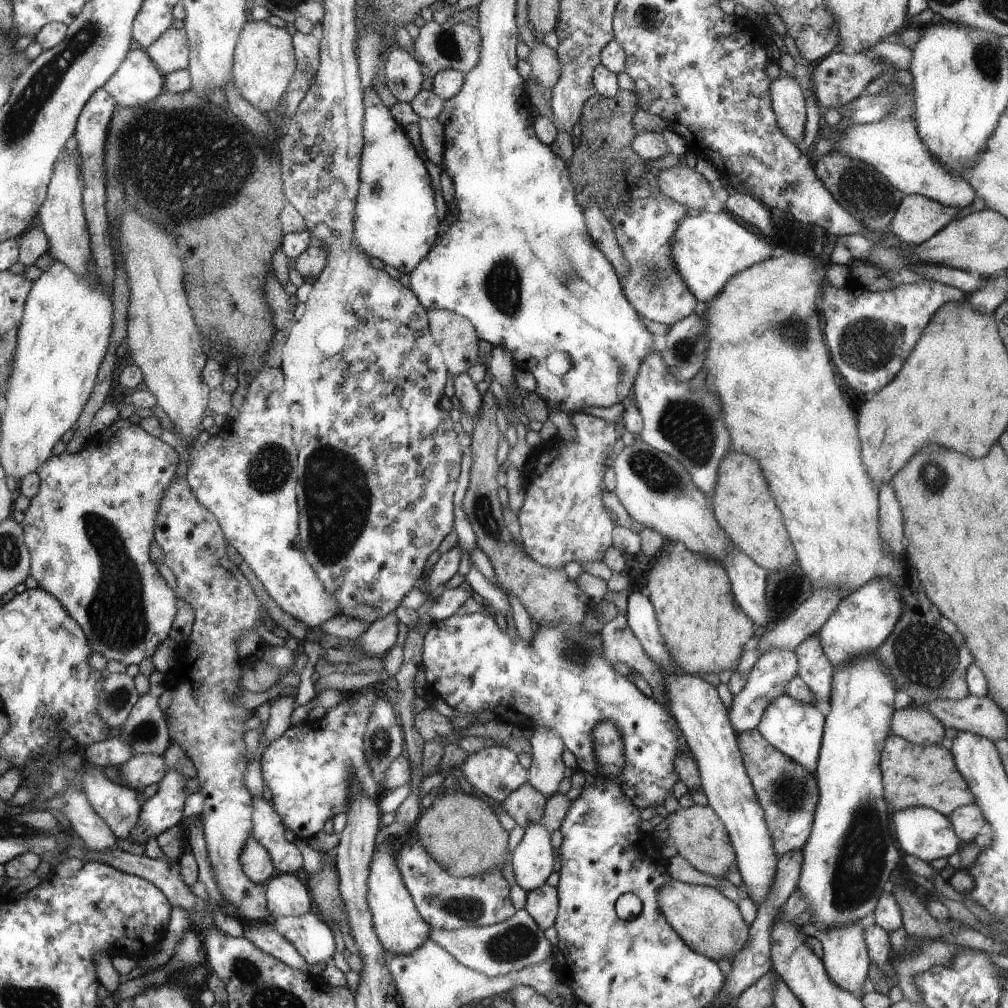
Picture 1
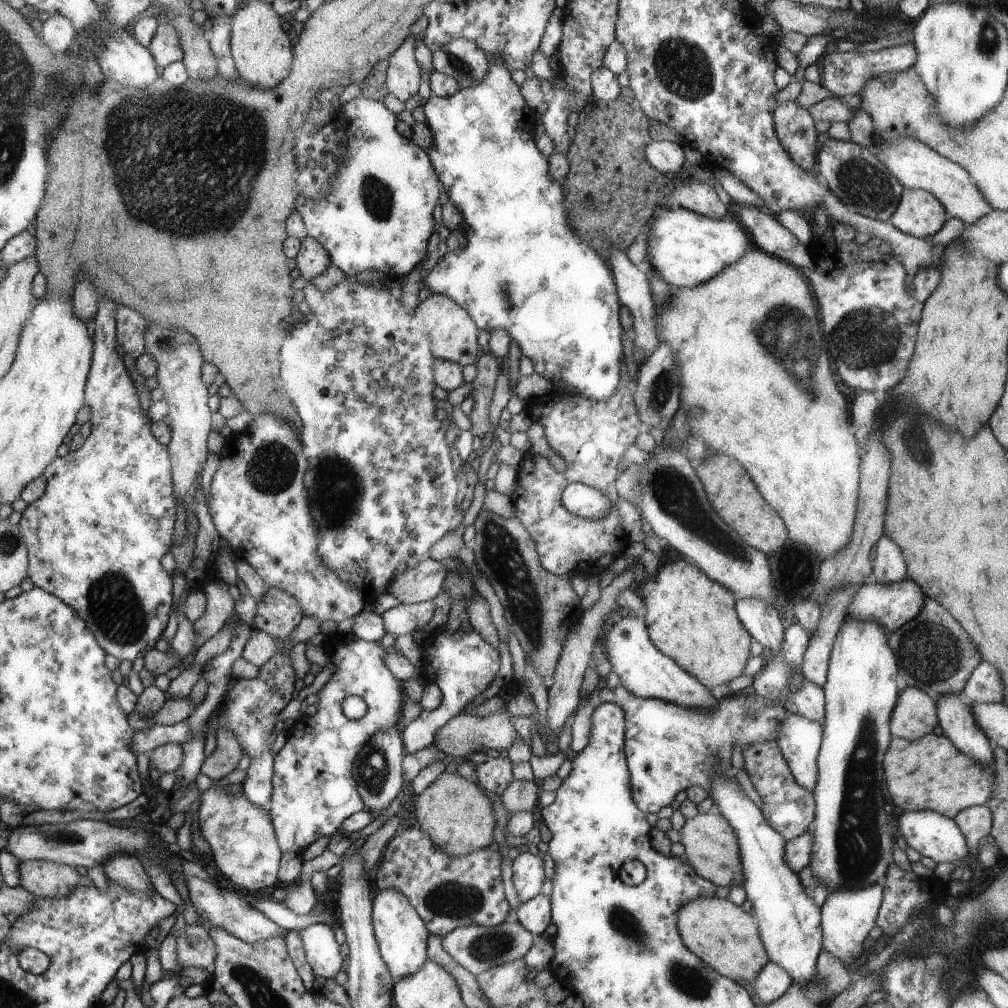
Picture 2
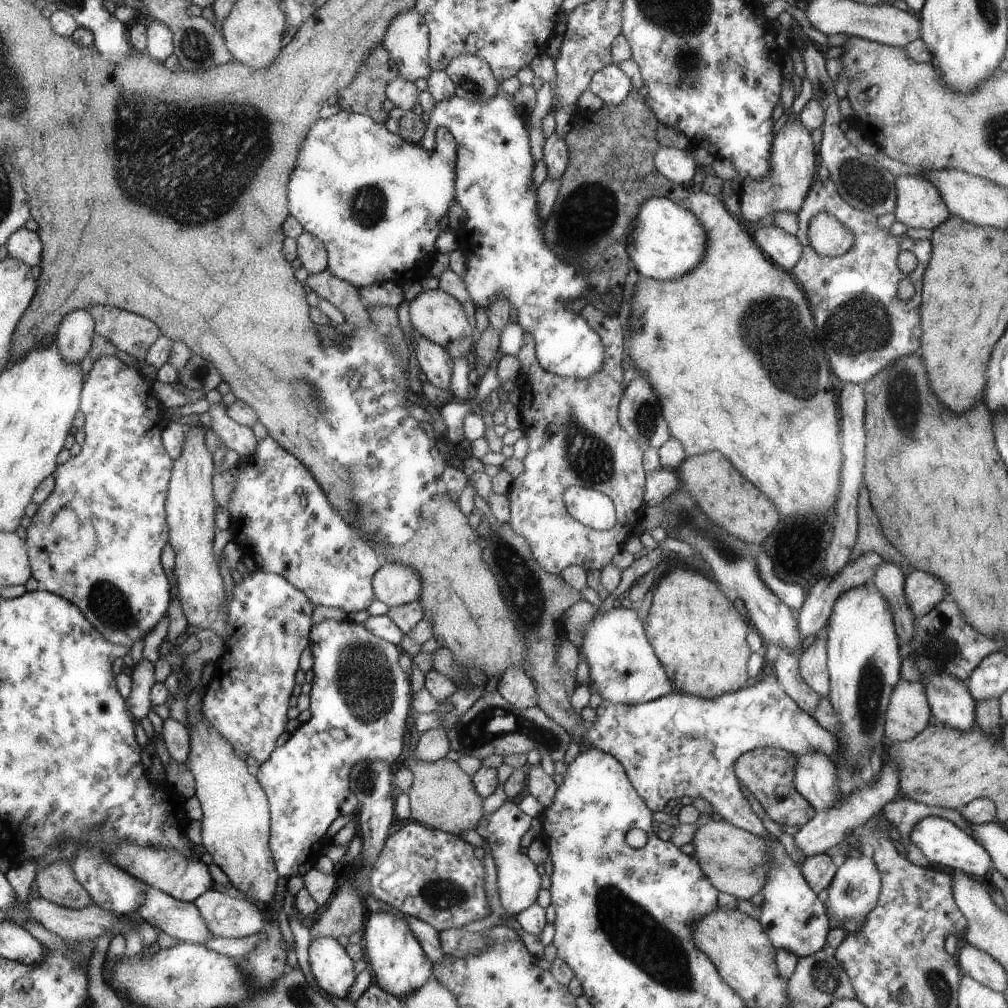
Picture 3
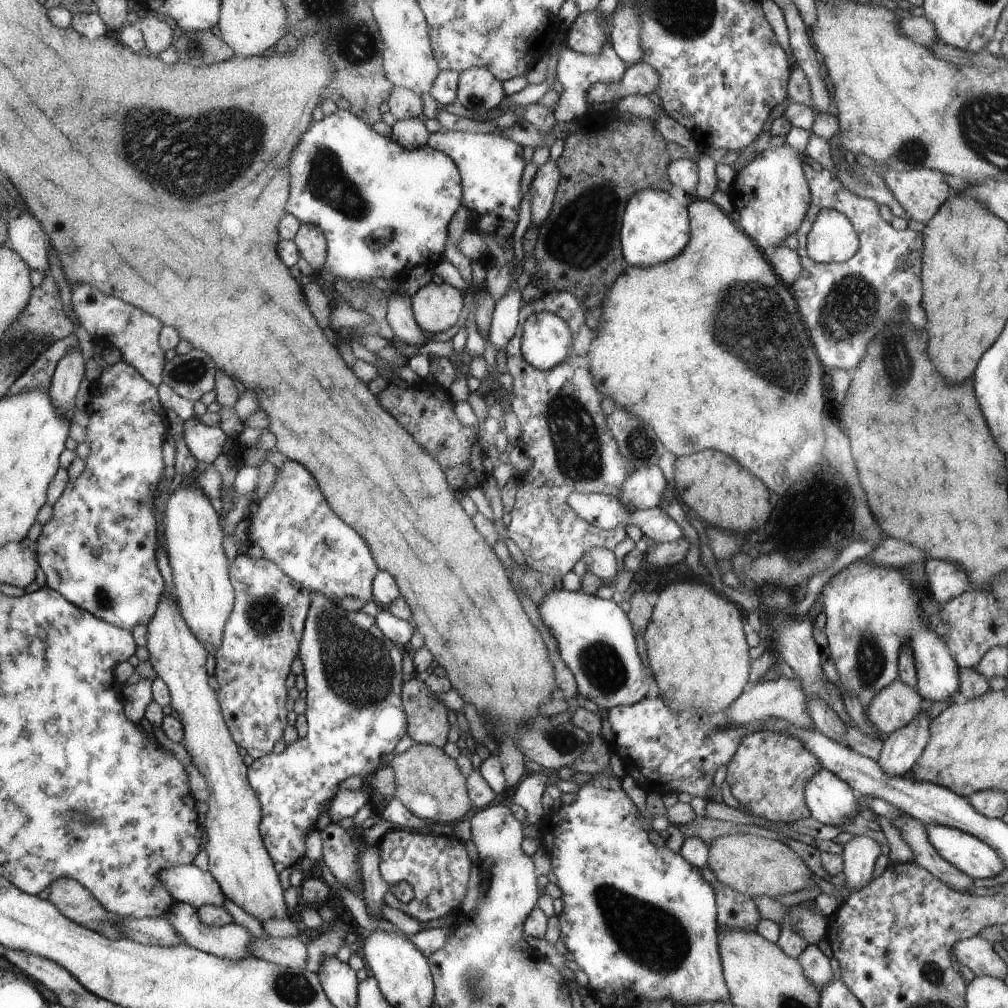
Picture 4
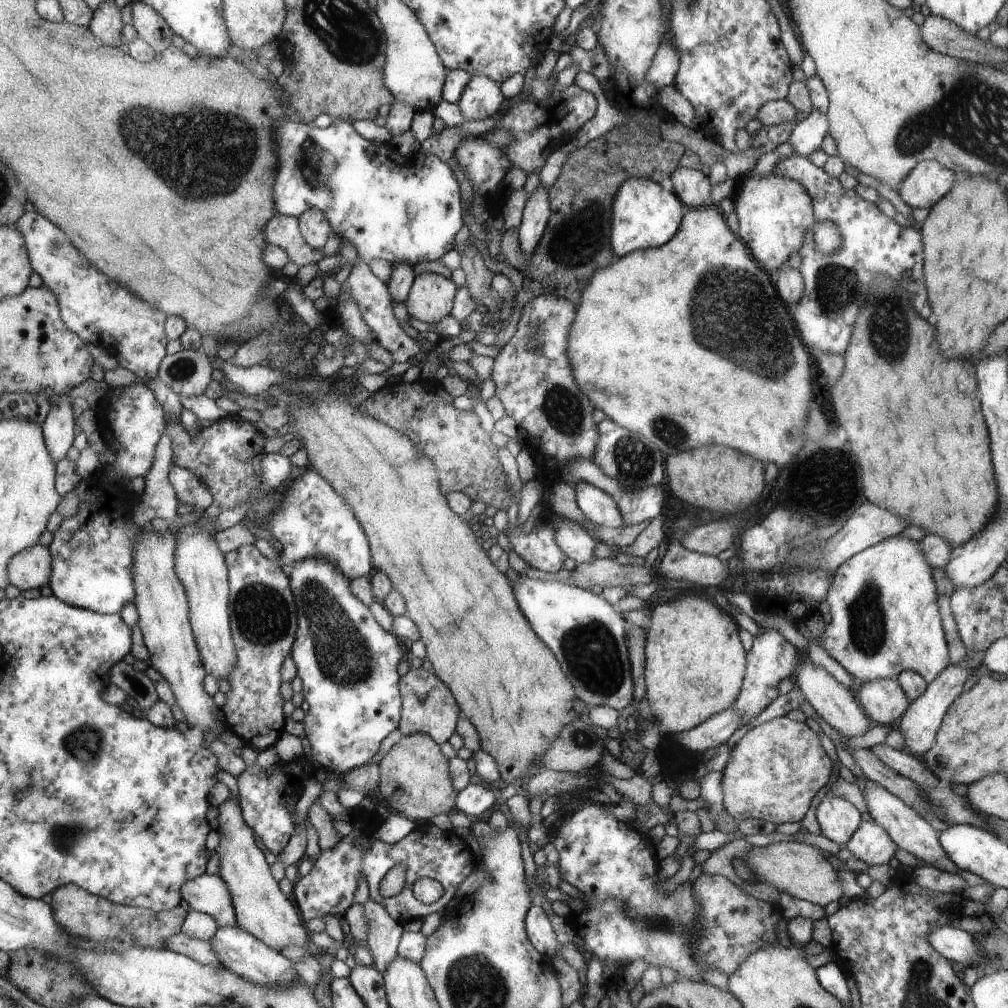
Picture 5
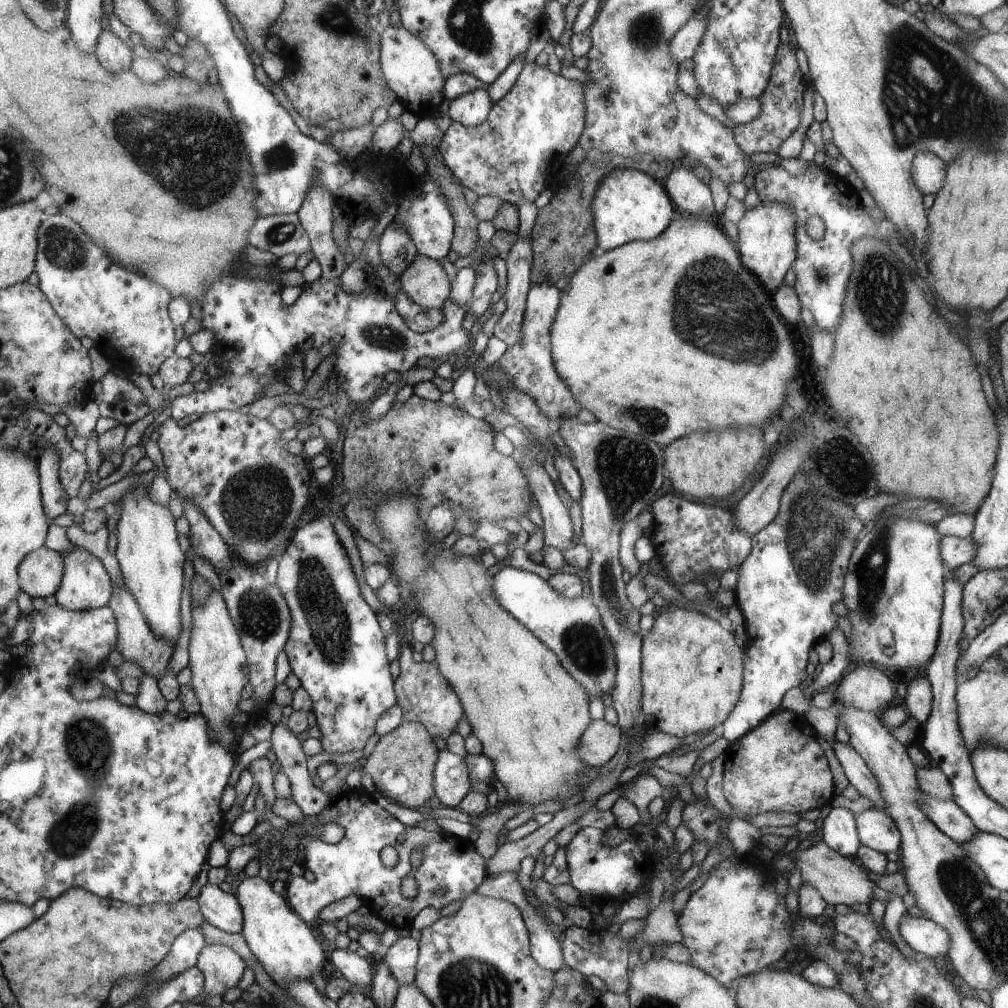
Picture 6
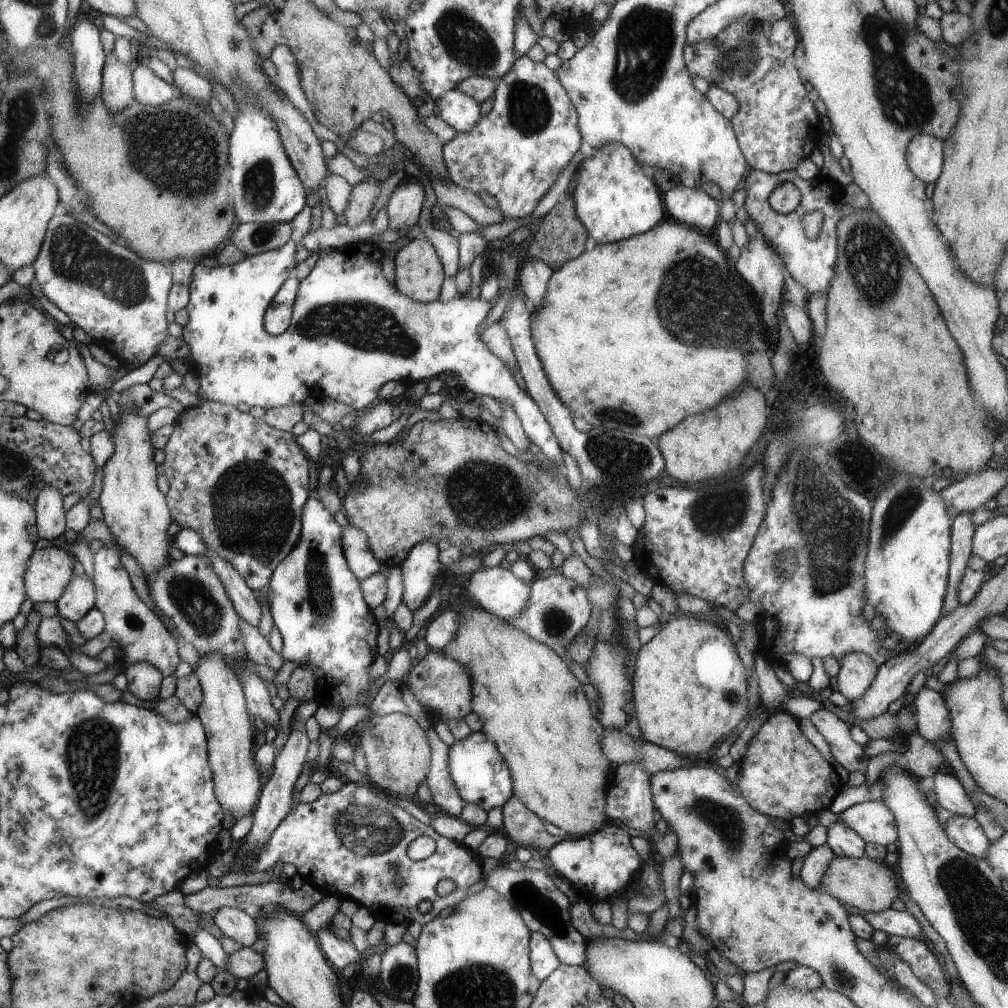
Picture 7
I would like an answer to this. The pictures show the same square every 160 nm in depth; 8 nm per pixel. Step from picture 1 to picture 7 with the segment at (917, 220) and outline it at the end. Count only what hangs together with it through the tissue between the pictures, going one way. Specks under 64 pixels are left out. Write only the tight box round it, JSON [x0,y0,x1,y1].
[905,133,943,182]

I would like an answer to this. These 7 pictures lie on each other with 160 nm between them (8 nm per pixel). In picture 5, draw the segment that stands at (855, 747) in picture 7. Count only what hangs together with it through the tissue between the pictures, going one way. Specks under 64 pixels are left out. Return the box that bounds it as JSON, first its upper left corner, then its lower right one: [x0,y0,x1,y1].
[862,779,957,873]

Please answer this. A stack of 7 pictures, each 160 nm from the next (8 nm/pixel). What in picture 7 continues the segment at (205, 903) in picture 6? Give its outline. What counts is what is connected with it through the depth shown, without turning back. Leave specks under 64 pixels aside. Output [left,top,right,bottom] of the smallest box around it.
[213,907,261,947]

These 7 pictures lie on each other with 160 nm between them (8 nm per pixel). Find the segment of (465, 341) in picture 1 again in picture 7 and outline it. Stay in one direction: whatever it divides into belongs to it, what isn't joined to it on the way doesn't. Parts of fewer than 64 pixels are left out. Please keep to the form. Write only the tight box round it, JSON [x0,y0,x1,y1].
[395,237,444,303]

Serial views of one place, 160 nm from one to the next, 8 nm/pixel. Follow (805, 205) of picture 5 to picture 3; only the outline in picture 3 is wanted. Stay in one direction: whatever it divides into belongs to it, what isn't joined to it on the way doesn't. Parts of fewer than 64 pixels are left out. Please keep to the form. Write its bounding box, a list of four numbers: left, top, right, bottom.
[738,117,816,232]

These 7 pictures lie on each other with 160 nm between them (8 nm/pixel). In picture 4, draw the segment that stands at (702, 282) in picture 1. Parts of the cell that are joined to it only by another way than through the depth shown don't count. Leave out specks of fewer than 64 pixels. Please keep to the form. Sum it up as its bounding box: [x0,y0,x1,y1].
[620,189,691,266]

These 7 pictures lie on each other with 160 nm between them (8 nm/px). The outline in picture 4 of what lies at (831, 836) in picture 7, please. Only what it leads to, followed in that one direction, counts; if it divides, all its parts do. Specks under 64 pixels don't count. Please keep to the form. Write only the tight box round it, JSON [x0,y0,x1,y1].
[805,768,857,827]

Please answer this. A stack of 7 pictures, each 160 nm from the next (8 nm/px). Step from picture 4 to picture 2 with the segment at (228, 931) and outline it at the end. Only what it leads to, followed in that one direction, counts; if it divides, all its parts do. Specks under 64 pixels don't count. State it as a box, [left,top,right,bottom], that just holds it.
[102,855,153,897]

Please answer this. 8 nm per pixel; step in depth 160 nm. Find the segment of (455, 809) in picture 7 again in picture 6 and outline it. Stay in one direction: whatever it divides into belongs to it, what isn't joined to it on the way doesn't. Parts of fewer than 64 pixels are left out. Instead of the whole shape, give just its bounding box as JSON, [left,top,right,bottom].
[434,749,470,808]

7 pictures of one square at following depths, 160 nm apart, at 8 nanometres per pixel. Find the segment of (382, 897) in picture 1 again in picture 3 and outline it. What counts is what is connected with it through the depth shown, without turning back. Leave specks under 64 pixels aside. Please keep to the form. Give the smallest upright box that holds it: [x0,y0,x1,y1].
[363,913,433,1001]

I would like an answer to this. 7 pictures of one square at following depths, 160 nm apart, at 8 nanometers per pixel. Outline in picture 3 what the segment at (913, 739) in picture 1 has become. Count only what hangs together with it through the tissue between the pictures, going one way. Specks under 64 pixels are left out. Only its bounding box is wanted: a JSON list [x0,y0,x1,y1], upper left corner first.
[883,680,932,743]

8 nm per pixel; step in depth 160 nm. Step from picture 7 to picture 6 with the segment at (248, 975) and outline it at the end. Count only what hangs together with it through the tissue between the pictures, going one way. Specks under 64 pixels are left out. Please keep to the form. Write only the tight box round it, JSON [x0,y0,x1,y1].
[196,945,246,996]

